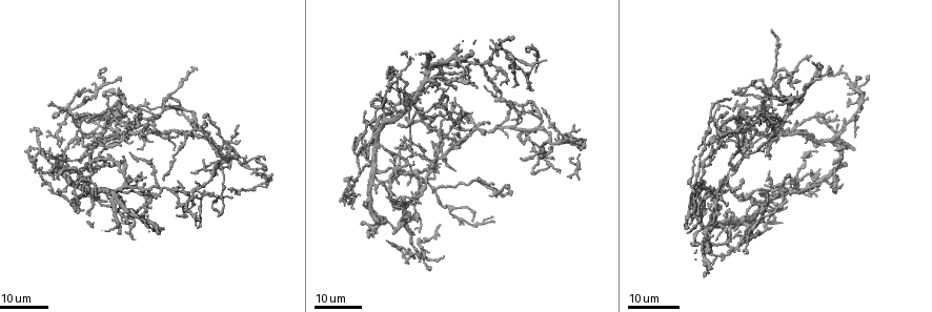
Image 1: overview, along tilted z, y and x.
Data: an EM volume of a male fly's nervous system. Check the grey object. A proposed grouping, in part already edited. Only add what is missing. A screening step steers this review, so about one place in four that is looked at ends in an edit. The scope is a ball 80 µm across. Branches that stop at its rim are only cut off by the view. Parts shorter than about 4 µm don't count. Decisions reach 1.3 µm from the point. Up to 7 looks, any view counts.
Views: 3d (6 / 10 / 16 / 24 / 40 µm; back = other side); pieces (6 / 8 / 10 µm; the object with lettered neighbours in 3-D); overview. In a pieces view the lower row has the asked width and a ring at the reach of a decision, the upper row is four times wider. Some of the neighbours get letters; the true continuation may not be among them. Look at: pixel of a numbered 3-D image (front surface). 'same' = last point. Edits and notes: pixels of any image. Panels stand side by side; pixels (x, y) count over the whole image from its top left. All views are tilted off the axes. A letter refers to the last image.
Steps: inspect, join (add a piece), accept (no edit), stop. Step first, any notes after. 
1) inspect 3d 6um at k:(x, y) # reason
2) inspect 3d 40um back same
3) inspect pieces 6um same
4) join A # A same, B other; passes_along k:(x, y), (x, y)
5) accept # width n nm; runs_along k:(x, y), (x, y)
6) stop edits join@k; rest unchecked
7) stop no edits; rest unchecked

inspect 3d 24um at 1:(429, 85) # thin end

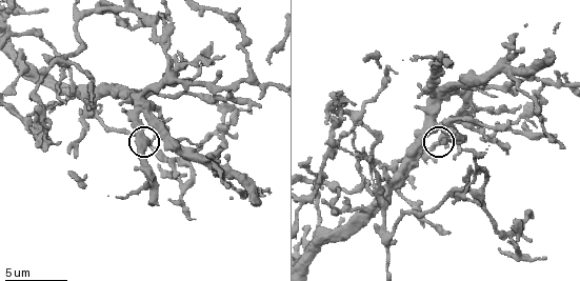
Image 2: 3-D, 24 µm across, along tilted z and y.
inspect pieces 6um at 2:(441, 143)

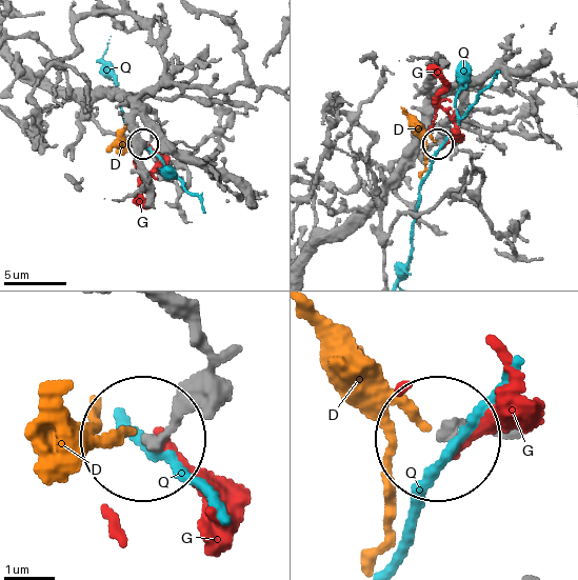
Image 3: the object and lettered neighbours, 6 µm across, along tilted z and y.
accept # D other, G other, Q other; no lettered piece goes on from it

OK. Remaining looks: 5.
inspect pieces 6um at 2:(567, 74)

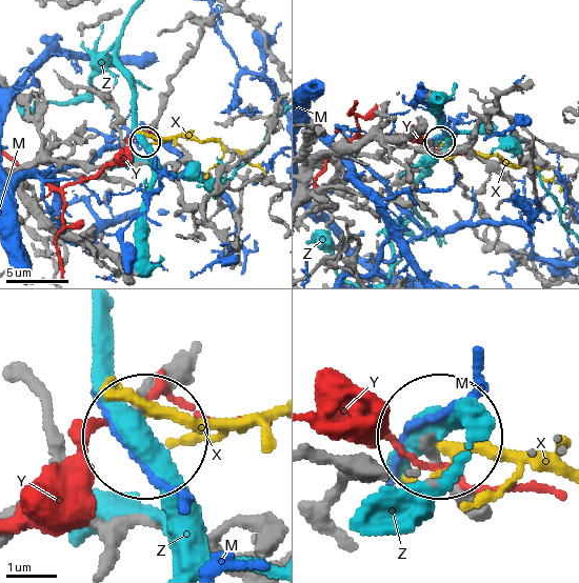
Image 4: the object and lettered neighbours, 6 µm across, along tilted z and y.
accept # width 150 nm; M other, X other, Y other, Z other; no lettered piece goes on from it

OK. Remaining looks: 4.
inspect 3d 16um at 1:(387, 152) # branch stops here

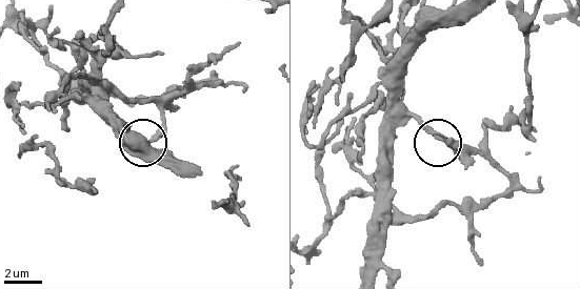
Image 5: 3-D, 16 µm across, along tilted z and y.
inspect pieces 6um at 5:(438, 138)

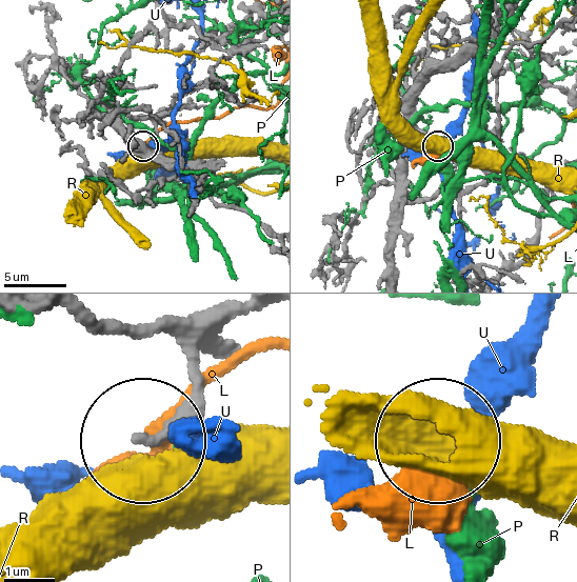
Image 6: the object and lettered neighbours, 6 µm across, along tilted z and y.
accept # L other, P other, R other, U other; runs_along 6:(65, 312), (180, 354), (188, 392), (146, 437); none of them fits

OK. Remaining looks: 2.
stop no edits; rest unchecked

